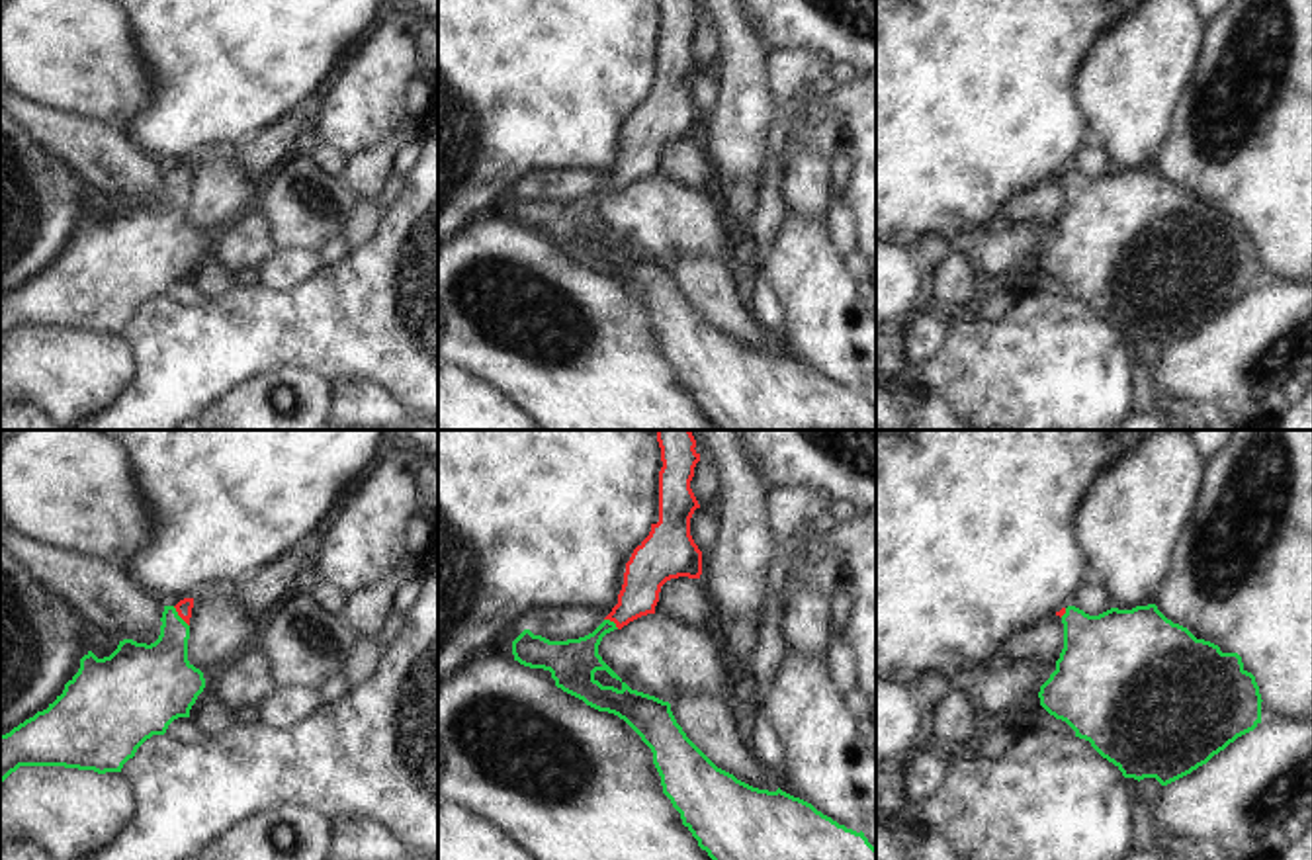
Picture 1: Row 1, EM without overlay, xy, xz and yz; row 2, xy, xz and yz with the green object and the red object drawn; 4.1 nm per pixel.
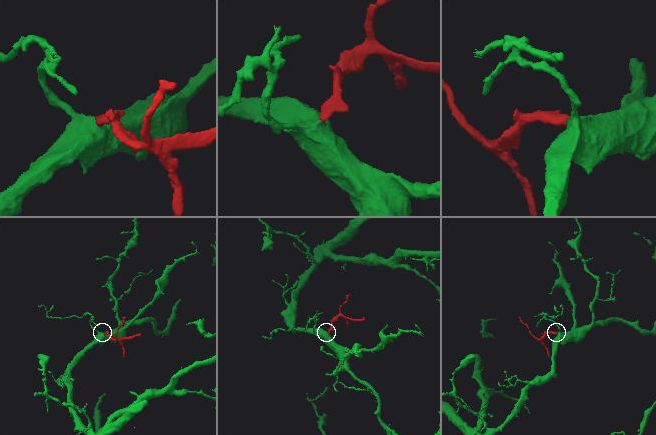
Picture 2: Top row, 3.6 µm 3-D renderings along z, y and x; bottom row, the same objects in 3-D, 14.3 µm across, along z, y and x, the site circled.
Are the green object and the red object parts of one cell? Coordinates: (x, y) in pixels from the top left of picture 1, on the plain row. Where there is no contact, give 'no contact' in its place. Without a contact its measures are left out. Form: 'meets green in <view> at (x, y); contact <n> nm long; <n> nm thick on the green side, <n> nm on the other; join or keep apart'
meets green in xy at (178, 178); contact 110 nm long; 260 nm thick on the green side, 70 nm on the other; join

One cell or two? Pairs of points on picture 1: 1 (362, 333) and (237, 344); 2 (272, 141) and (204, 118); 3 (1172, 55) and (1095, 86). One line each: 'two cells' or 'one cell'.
1: one cell
2: two cells
3: one cell

